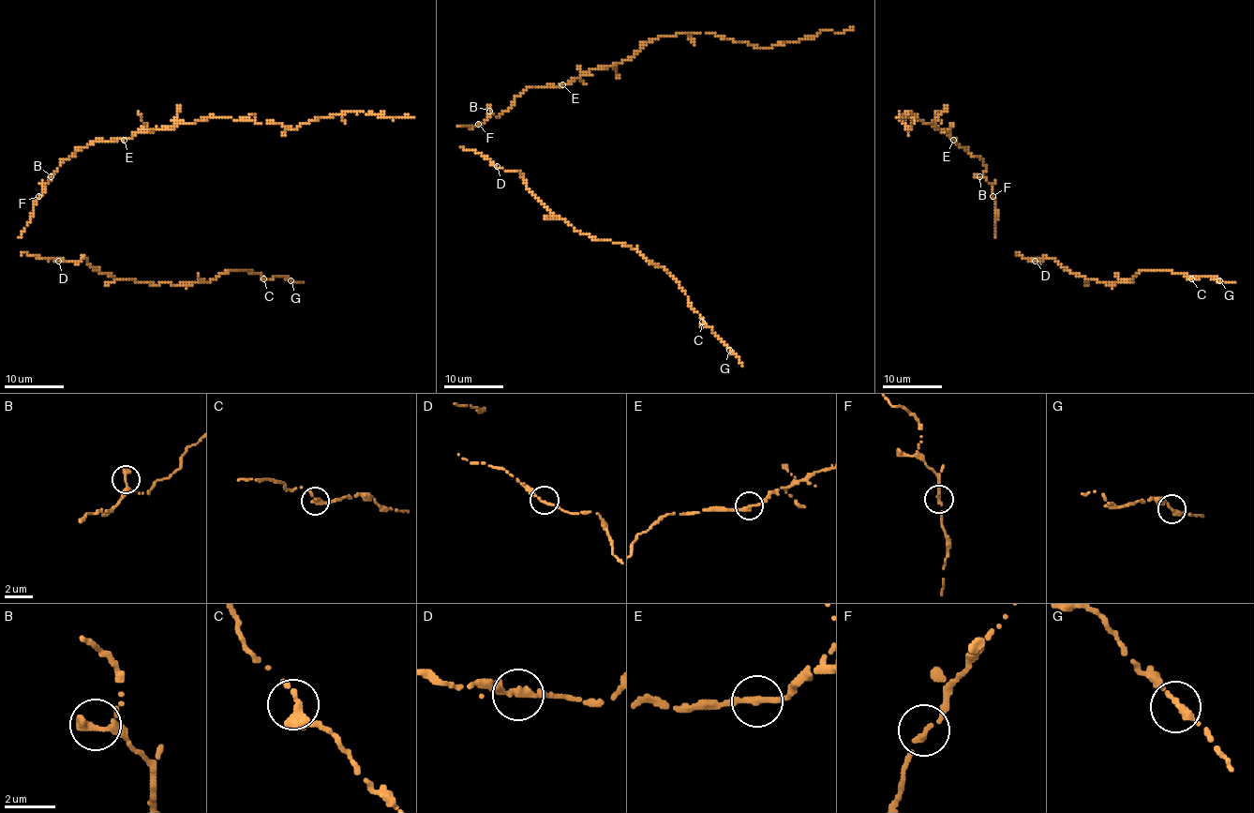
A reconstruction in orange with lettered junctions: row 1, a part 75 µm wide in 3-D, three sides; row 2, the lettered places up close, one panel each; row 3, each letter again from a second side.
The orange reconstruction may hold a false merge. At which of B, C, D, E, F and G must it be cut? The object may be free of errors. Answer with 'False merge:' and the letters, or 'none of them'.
False merge: none of them

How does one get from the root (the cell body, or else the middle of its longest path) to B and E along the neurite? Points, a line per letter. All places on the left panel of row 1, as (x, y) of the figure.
B: (40, 196), (51, 176)
E: (40, 196), (60, 163), (73, 158), (76, 150), (85, 148), (97, 139), (124, 139)

